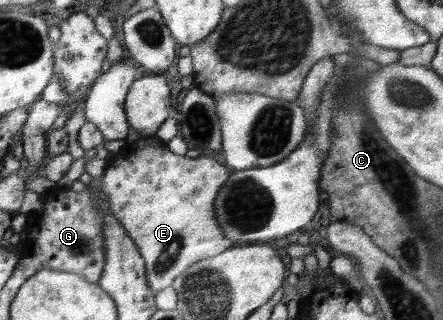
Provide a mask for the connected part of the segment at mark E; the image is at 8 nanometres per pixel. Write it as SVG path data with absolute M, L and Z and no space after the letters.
M156 136L126 143L107 164L101 177L103 194L107 196L114 216L142 253L147 280L156 294L172 286L174 279L192 264L220 255L234 246L234 242L224 236L219 221L215 219L215 200L227 179L228 170L216 162L216 156L178 155Z

